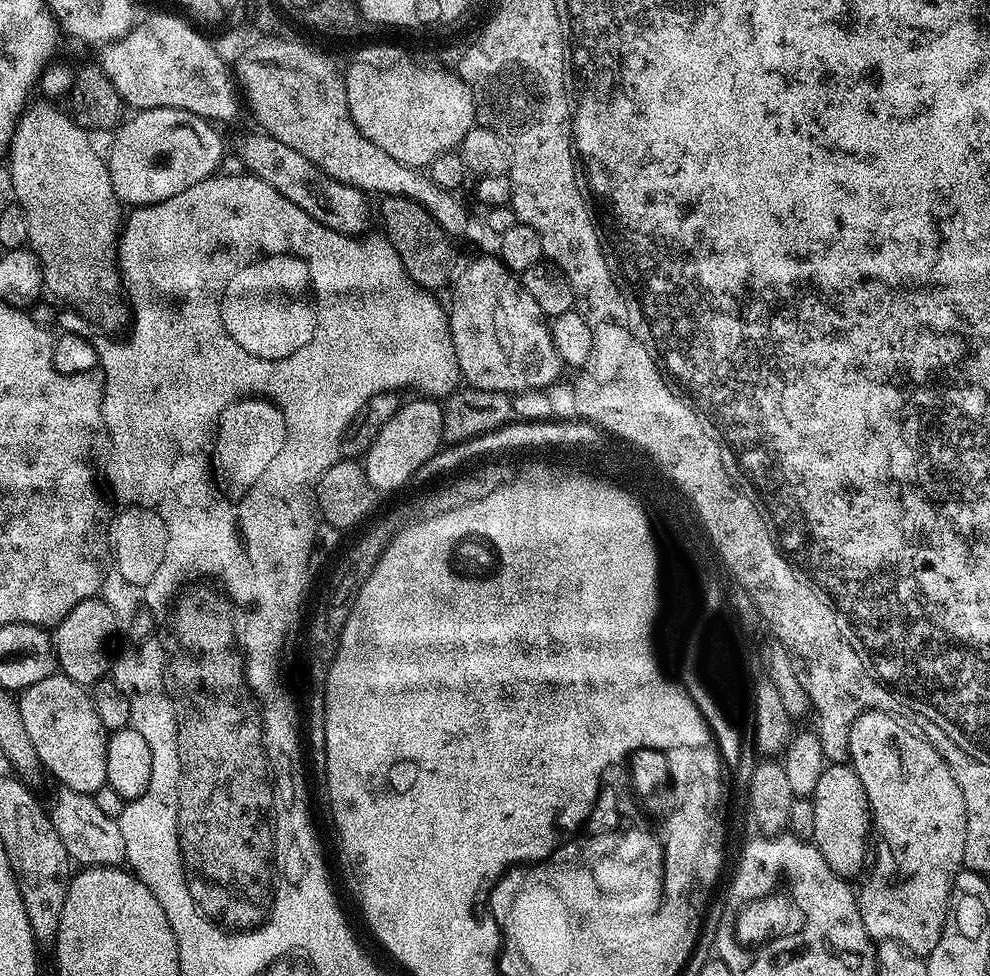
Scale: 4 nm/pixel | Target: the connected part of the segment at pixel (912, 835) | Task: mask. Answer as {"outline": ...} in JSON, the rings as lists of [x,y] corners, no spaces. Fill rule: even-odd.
{"outline":[[[864,712],[850,726],[848,735],[848,759],[852,769],[858,774],[858,782],[862,782],[862,790],[866,790],[868,799],[868,809],[872,812],[872,822],[874,825],[874,836],[880,841],[874,844],[874,860],[876,865],[867,873],[868,881],[864,884],[864,889],[859,889],[858,903],[860,905],[860,917],[862,926],[866,926],[869,936],[873,941],[883,942],[892,940],[896,944],[901,944],[907,948],[914,956],[927,958],[938,946],[938,938],[942,938],[942,930],[946,922],[948,913],[948,900],[952,897],[952,882],[955,876],[964,868],[964,836],[968,833],[968,812],[964,809],[964,799],[962,790],[958,790],[958,782],[952,777],[952,771],[948,769],[948,764],[938,754],[938,750],[928,743],[923,736],[917,734],[909,725],[901,722],[897,717],[891,716],[888,712]]]}

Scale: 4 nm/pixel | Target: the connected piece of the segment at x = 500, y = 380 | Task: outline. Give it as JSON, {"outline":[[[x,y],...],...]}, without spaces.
{"outline":[[[495,255],[459,269],[452,285],[446,311],[451,342],[461,377],[469,386],[487,392],[512,394],[526,389],[544,389],[559,379],[560,356],[554,350],[551,329],[538,302],[523,290],[519,279]]]}

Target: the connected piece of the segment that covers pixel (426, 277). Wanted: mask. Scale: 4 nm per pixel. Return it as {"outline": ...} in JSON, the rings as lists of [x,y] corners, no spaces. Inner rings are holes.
{"outline":[[[385,196],[379,201],[380,216],[384,219],[383,235],[388,237],[390,246],[398,250],[406,274],[420,288],[437,290],[453,279],[451,266],[451,236],[442,230],[442,226],[418,202],[405,196]]]}

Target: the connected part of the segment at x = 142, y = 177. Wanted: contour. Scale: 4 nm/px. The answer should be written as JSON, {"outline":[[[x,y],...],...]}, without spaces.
{"outline":[[[145,108],[129,115],[115,129],[111,137],[112,149],[106,152],[110,182],[121,205],[143,206],[166,202],[166,198],[174,198],[174,194],[182,194],[182,190],[190,190],[190,186],[195,186],[208,176],[217,175],[226,149],[223,138],[211,127],[215,128],[205,117],[181,108]]]}

